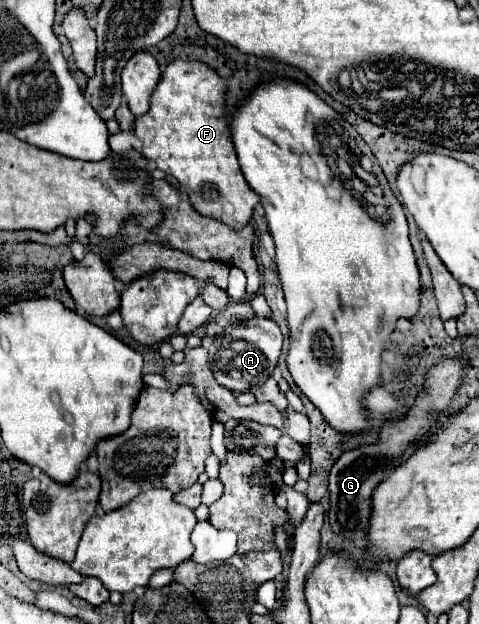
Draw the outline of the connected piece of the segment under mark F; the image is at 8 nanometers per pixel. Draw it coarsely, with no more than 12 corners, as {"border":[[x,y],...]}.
{"border":[[169,62],[141,152],[191,206],[241,230],[259,196],[203,62]]}

